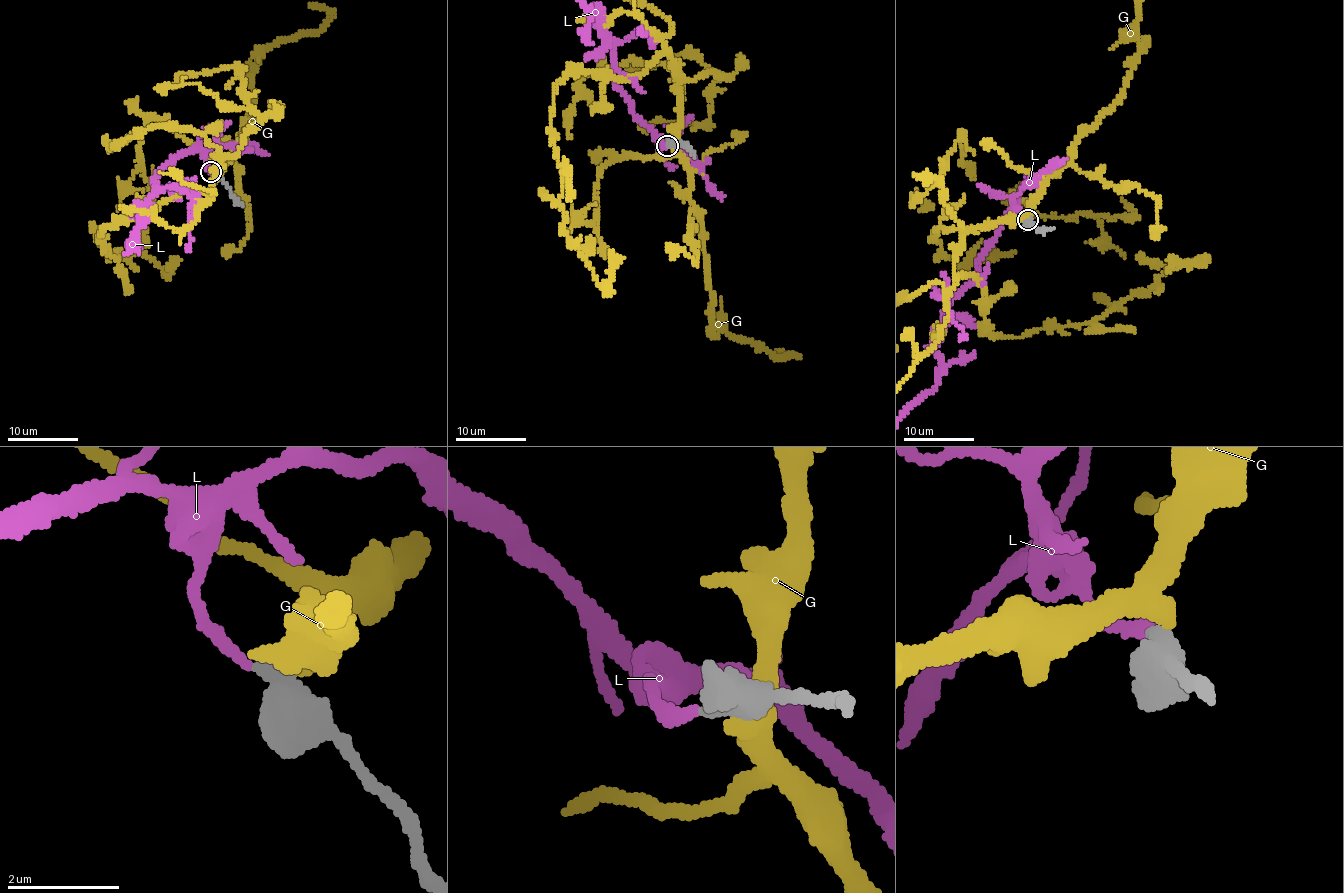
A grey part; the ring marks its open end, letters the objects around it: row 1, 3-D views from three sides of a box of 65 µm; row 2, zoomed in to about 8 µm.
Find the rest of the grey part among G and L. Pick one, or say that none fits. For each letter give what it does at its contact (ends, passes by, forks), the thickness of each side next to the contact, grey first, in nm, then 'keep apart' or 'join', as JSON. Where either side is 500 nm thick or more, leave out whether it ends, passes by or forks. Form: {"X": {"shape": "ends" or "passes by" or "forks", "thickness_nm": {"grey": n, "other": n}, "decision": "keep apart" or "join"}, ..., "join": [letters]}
{"G": {"thickness_nm": {"grey": 550, "other": 420}, "decision": "keep apart"}, "L": {"shape": "ends", "thickness_nm": {"grey": 400, "other": 200}, "decision": "join"}, "join": ["L"]}

